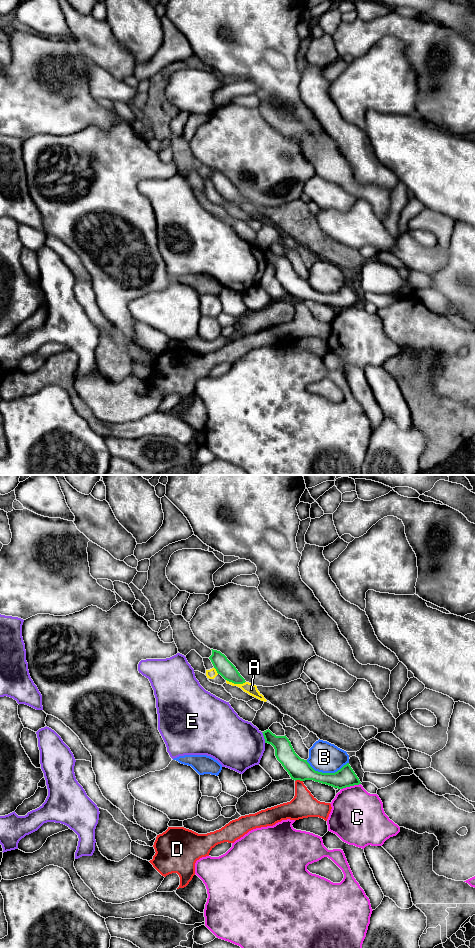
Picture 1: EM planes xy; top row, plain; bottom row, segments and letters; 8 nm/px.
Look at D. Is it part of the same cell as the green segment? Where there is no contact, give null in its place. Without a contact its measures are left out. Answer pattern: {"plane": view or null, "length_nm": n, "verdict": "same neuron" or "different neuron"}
{"plane": "xy", "length_nm": 60, "verdict": "different neuron"}

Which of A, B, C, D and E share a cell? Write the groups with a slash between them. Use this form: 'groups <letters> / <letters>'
groups A / B / C / D / E

